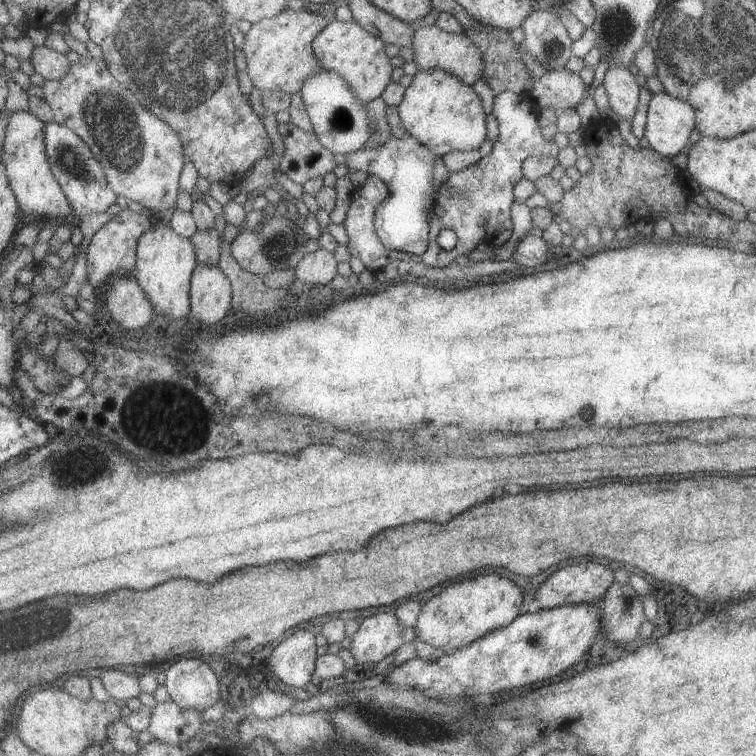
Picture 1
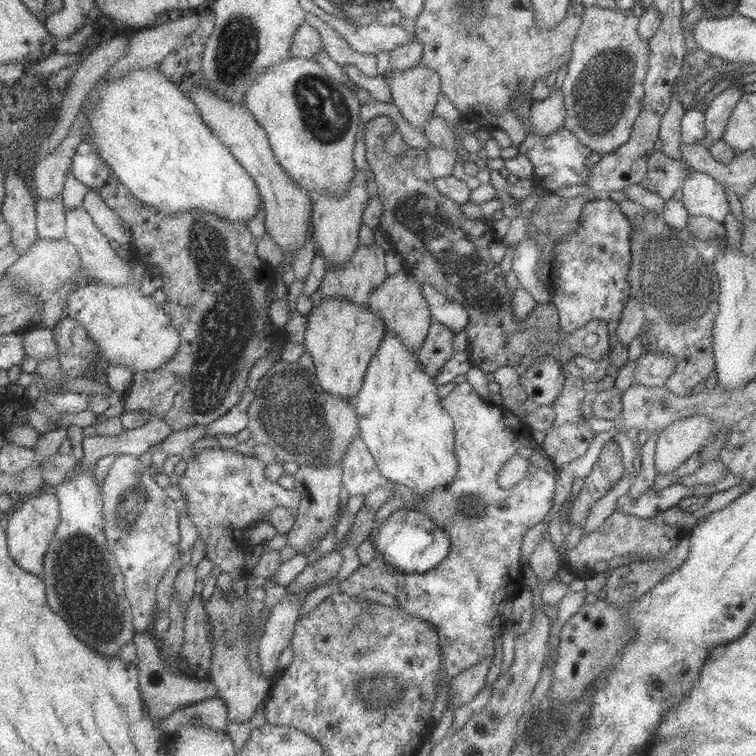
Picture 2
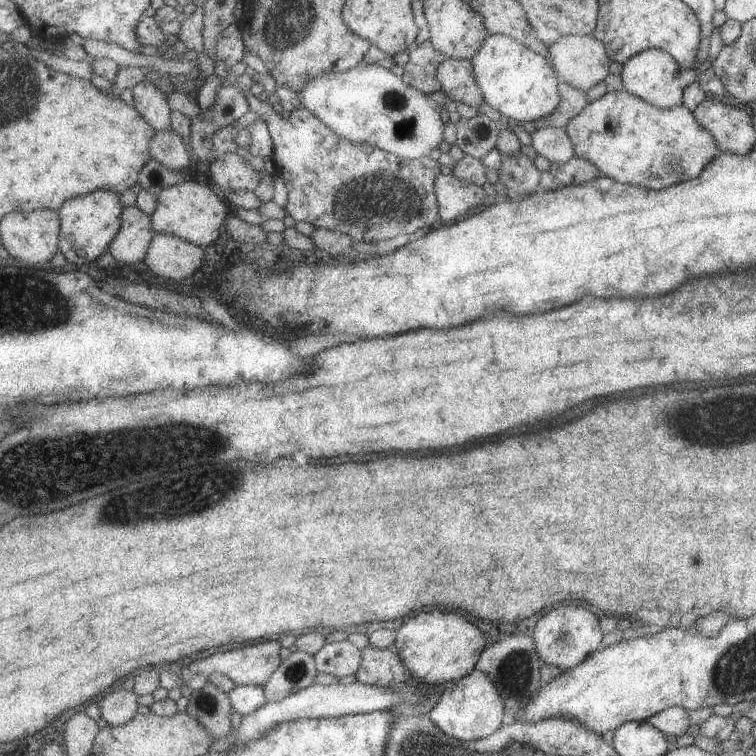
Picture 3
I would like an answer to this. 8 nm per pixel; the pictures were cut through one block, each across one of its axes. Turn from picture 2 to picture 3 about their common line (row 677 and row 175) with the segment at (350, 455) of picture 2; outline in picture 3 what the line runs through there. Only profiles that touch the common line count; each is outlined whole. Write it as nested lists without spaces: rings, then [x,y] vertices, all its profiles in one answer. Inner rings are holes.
[[[439,175],[435,181],[435,194],[438,195],[439,218],[442,222],[454,222],[457,216],[477,206],[483,198],[483,188],[474,184],[463,184],[455,175]]]

